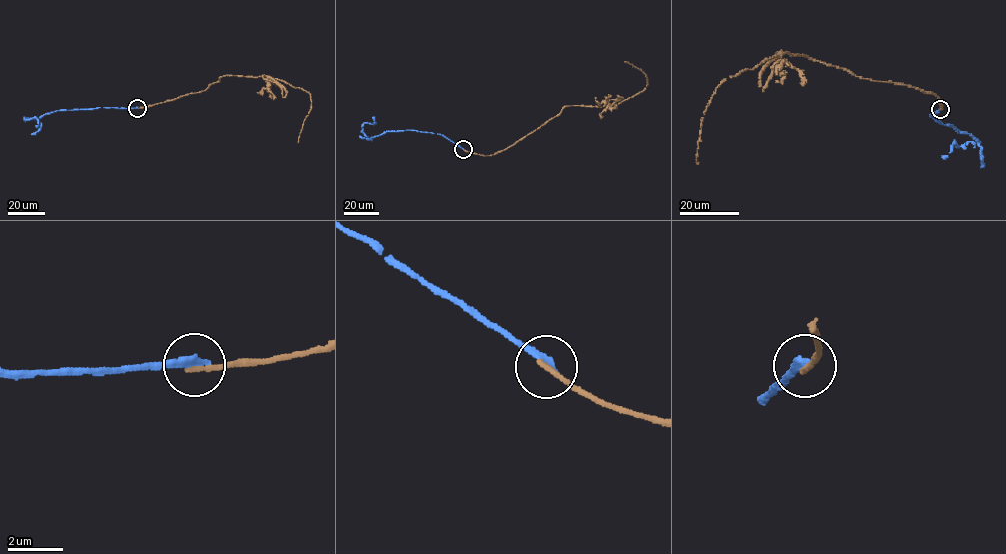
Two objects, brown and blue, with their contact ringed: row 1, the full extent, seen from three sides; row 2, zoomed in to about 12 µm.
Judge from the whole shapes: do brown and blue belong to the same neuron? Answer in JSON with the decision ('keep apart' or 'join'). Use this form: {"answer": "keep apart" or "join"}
{"answer": "keep apart"}

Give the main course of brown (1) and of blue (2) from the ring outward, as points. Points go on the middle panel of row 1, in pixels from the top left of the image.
1: (462, 149), (494, 154), (566, 106), (616, 105), (643, 91), (647, 83), (645, 74), (625, 61)
2: (463, 149), (441, 134), (411, 130), (366, 137), (362, 126), (364, 123), (374, 123), (372, 117)

